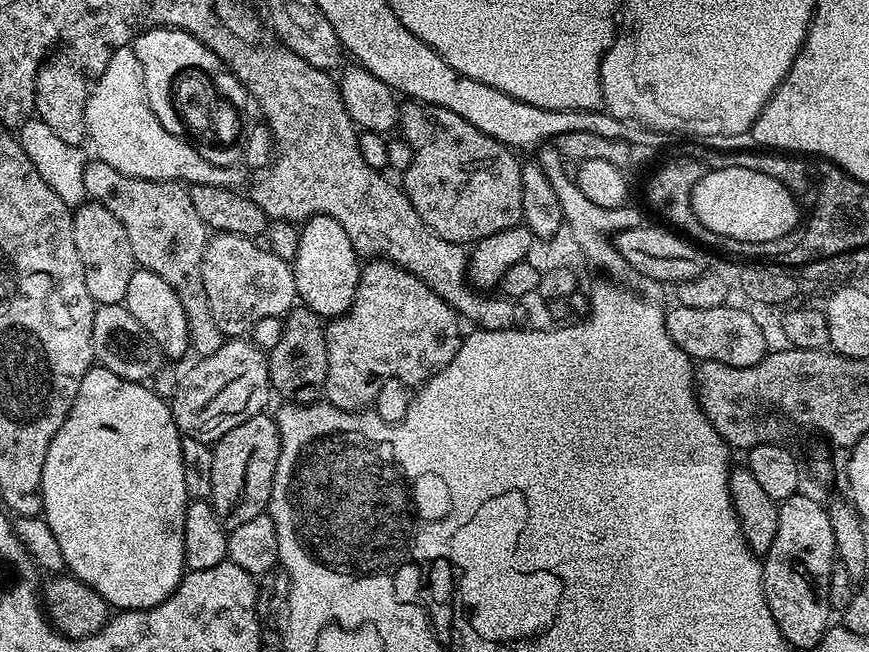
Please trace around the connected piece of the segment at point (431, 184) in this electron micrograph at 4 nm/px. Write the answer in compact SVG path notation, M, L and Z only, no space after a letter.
M419 102L405 103L400 110L398 132L404 135L412 147L412 161L404 172L402 187L410 198L418 218L446 242L471 246L490 234L498 234L507 228L515 228L523 221L522 194L524 193L524 172L516 161L517 153L507 144L488 136L478 126L470 126L466 118L454 114L454 110L439 108L436 104Z

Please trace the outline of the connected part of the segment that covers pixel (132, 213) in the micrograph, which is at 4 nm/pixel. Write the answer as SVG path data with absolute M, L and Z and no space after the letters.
M93 159L85 166L85 190L95 203L106 206L118 222L126 230L126 238L130 238L130 246L134 250L137 265L162 278L178 294L178 302L182 302L182 310L186 310L188 323L188 342L193 353L203 358L214 354L224 345L226 337L218 330L218 322L214 322L214 313L210 310L210 298L206 298L206 286L202 286L202 258L210 239L210 229L198 218L198 210L194 210L194 202L190 202L188 188L183 183L170 180L143 180L130 174L122 174L122 170L114 170L106 161Z

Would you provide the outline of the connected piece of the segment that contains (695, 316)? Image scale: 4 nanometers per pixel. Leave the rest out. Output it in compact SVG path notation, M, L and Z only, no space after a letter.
M726 304L710 310L673 306L667 309L664 321L670 338L693 361L713 360L741 368L762 362L762 358L770 351L763 326L752 316L751 311L730 309Z

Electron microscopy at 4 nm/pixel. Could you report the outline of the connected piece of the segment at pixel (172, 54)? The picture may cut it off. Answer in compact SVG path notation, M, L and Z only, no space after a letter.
M152 28L150 31L141 32L134 39L132 49L138 62L142 63L147 100L155 116L170 134L184 136L186 127L174 107L173 88L183 71L195 67L197 53L202 50L201 45L196 37L180 28Z

